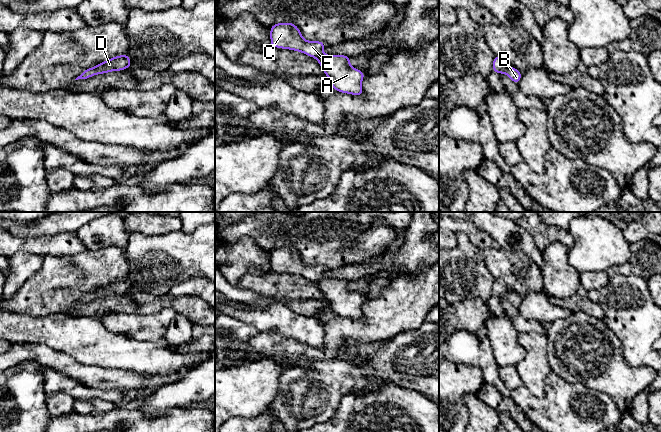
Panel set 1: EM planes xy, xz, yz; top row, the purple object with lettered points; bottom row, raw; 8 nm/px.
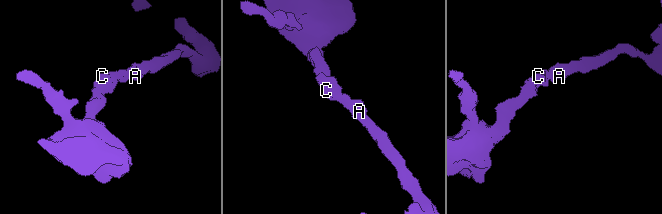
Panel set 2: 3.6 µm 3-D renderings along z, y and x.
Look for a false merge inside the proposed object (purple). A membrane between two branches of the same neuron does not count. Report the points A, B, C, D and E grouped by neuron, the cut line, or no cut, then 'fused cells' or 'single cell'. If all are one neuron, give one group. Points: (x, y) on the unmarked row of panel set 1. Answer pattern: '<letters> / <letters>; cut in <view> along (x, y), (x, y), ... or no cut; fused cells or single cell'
A B C D E; no cut; single cell

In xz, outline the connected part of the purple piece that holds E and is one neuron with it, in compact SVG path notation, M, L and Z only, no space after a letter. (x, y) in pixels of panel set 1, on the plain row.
M284 246L272 249L270 260L271 271L295 274L316 282L335 315L356 320L363 319L361 306L365 298L350 290L351 281L324 279L323 273L326 268L322 265L305 264L294 247Z

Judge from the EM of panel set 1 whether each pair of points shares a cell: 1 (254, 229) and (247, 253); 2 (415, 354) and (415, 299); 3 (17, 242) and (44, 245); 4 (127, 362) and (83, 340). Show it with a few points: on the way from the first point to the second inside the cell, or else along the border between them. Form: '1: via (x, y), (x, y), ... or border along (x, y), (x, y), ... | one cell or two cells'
1: border along (230, 245), (244, 236), (250, 236), (268, 254) | two cells
2: border along (425, 320), (419, 326), (399, 333), (393, 338) | two cells
3: via (24, 244), (37, 245) | one cell
4: via (116, 351), (94, 347) | one cell

